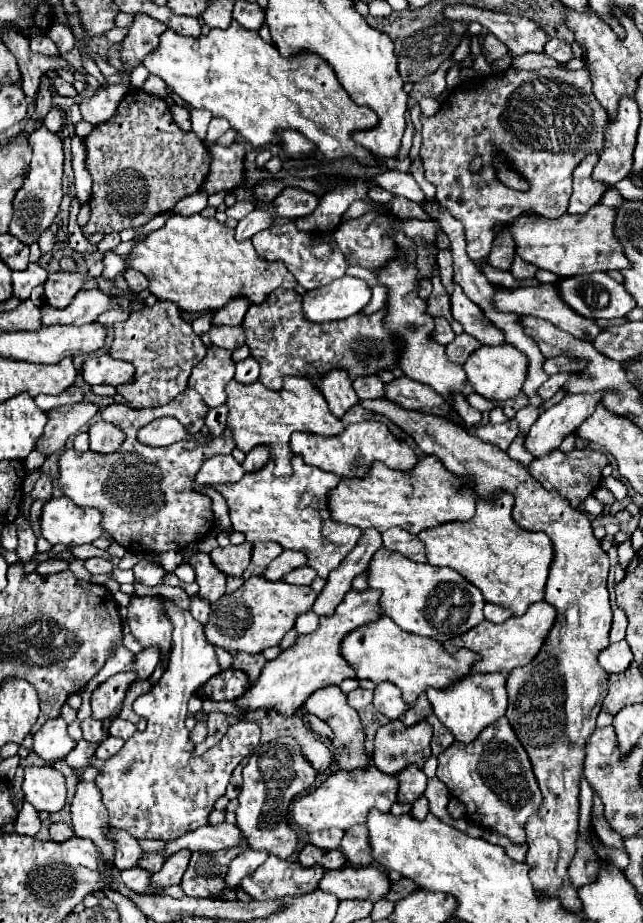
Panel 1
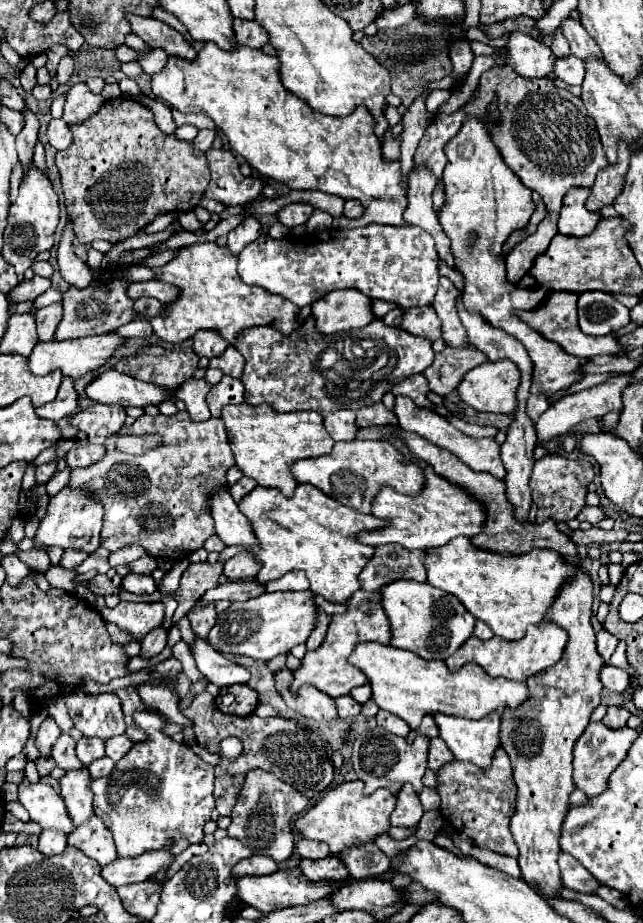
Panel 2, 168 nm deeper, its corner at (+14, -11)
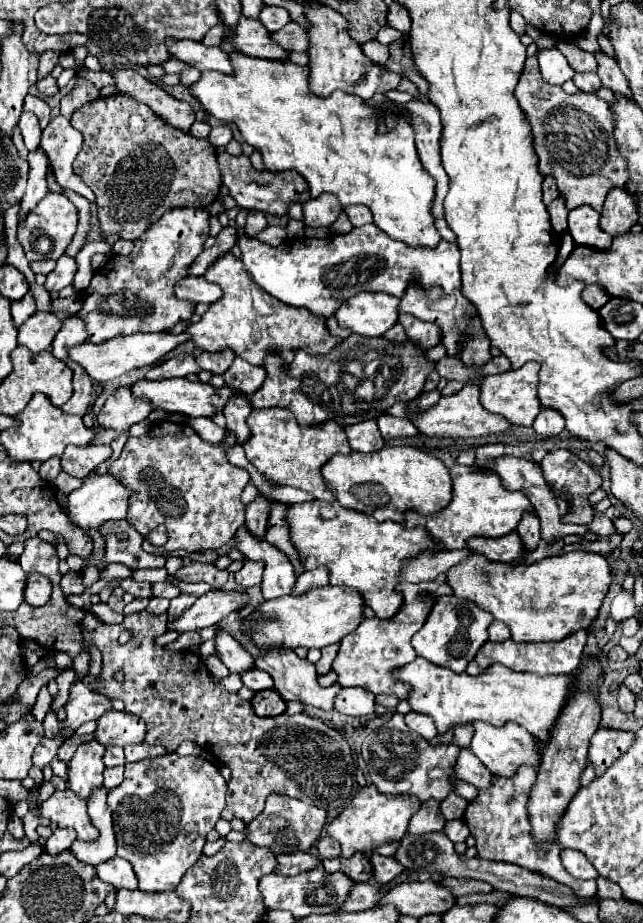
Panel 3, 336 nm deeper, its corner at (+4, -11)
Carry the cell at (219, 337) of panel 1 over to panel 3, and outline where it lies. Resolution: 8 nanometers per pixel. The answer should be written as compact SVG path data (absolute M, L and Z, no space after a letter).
M236 358L230 370L226 370L224 374L226 386L234 390L242 390L244 394L254 394L262 386L264 378L266 378L266 370L262 366L250 366L244 358Z

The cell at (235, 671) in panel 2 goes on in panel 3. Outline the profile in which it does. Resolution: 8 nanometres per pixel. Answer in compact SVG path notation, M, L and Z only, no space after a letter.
M246 670L246 674L240 674L242 684L250 690L268 690L272 688L272 678L264 670Z

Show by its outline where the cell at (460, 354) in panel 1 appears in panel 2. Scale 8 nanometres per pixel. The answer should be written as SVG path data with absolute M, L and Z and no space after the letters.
M444 348L434 356L434 362L432 366L428 366L428 370L424 370L424 376L428 378L432 392L436 392L438 396L448 396L460 386L466 372L484 362L488 362L486 354L476 348L464 350Z

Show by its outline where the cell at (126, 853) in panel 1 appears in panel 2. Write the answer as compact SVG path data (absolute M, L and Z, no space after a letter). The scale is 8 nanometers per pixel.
M92 814L88 822L82 822L68 836L68 844L82 850L88 858L96 860L100 866L106 866L116 858L112 832L104 826L104 822L96 814Z

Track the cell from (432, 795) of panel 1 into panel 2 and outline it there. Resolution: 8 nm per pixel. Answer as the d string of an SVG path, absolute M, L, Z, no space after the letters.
M424 788L420 792L420 802L422 802L424 810L438 810L440 808L440 796L434 788Z

